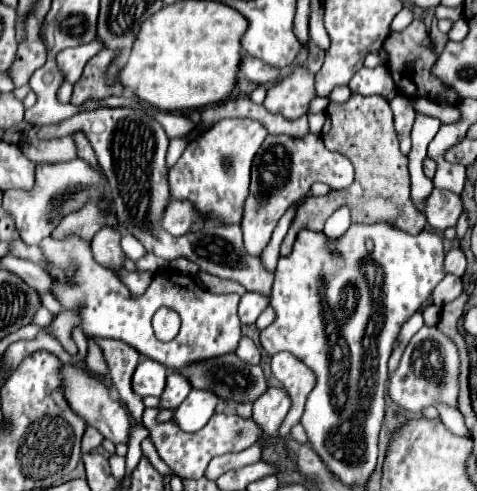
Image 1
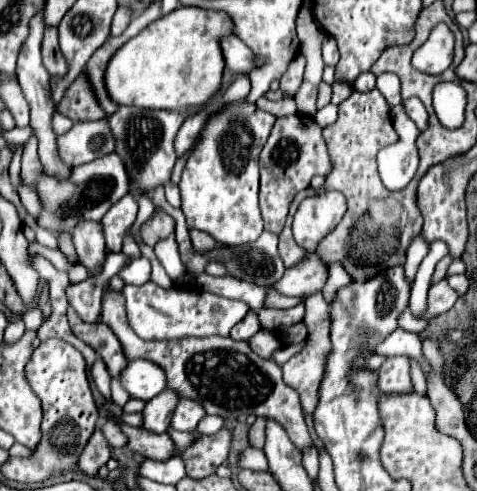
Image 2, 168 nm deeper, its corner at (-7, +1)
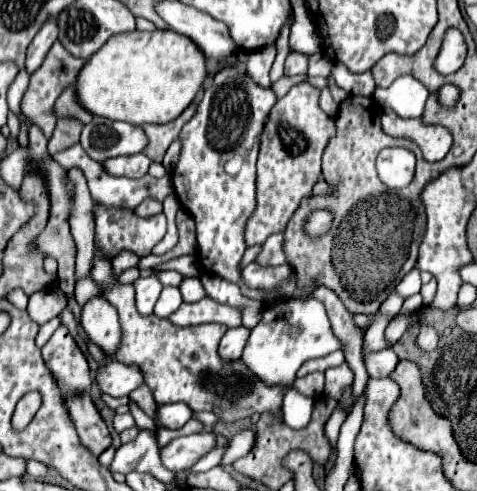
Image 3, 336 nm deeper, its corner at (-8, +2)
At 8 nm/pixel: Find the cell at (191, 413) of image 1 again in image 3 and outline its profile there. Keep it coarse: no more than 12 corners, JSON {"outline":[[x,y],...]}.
{"outline":[[184,402],[158,406],[166,428],[182,428],[192,418]]}

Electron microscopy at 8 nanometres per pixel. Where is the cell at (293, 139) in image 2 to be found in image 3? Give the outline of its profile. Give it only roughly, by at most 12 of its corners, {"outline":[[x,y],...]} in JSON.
{"outline":[[296,84],[264,126],[246,244],[284,232],[334,120]]}

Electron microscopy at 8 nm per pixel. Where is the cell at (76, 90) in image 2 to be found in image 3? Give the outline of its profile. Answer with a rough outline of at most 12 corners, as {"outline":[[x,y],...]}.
{"outline":[[60,116],[48,152],[74,146],[84,124],[76,118]]}

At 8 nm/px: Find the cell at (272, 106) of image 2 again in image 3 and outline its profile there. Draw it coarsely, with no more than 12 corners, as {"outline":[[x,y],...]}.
{"outline":[[282,76],[272,84],[276,98],[282,98],[294,84],[302,82],[304,76],[288,78]]}

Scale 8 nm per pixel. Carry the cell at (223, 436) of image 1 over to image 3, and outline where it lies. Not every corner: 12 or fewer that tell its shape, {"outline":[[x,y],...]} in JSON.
{"outline":[[130,412],[116,414],[114,430],[116,432],[128,430],[136,426]]}

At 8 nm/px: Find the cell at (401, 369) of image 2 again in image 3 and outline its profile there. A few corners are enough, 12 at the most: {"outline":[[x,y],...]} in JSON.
{"outline":[[392,348],[364,356],[372,378],[388,378],[398,356]]}

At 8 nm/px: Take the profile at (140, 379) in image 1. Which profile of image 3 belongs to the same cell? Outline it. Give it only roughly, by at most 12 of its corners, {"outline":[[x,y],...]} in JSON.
{"outline":[[116,360],[96,374],[102,392],[128,396],[144,384],[136,366]]}

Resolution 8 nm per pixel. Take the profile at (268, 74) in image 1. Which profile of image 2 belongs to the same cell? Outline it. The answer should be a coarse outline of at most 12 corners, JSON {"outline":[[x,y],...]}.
{"outline":[[239,37],[221,43],[225,67],[247,75],[255,69],[251,49]]}

